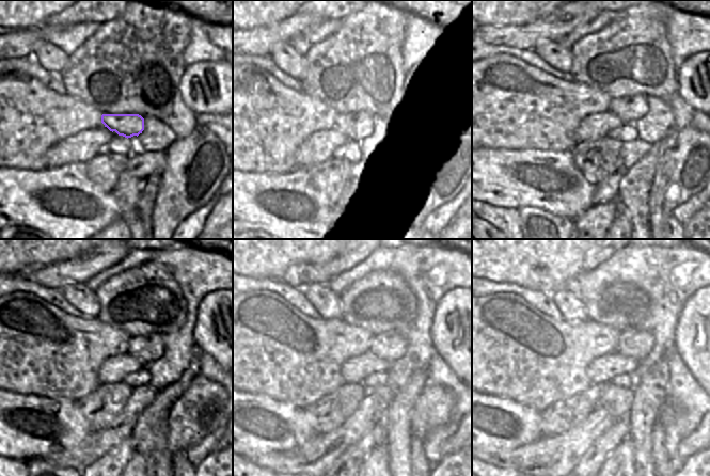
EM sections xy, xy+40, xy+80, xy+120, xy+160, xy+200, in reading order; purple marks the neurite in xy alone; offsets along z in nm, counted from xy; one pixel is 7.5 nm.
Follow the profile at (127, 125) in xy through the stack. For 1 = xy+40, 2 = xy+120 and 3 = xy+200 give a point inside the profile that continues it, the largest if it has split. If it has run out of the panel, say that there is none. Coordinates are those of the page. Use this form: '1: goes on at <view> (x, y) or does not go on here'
1: goes on at xy+40 (365, 124)
2: goes on at xy+120 (148, 348)
3: goes on at xy+200 (637, 344)

